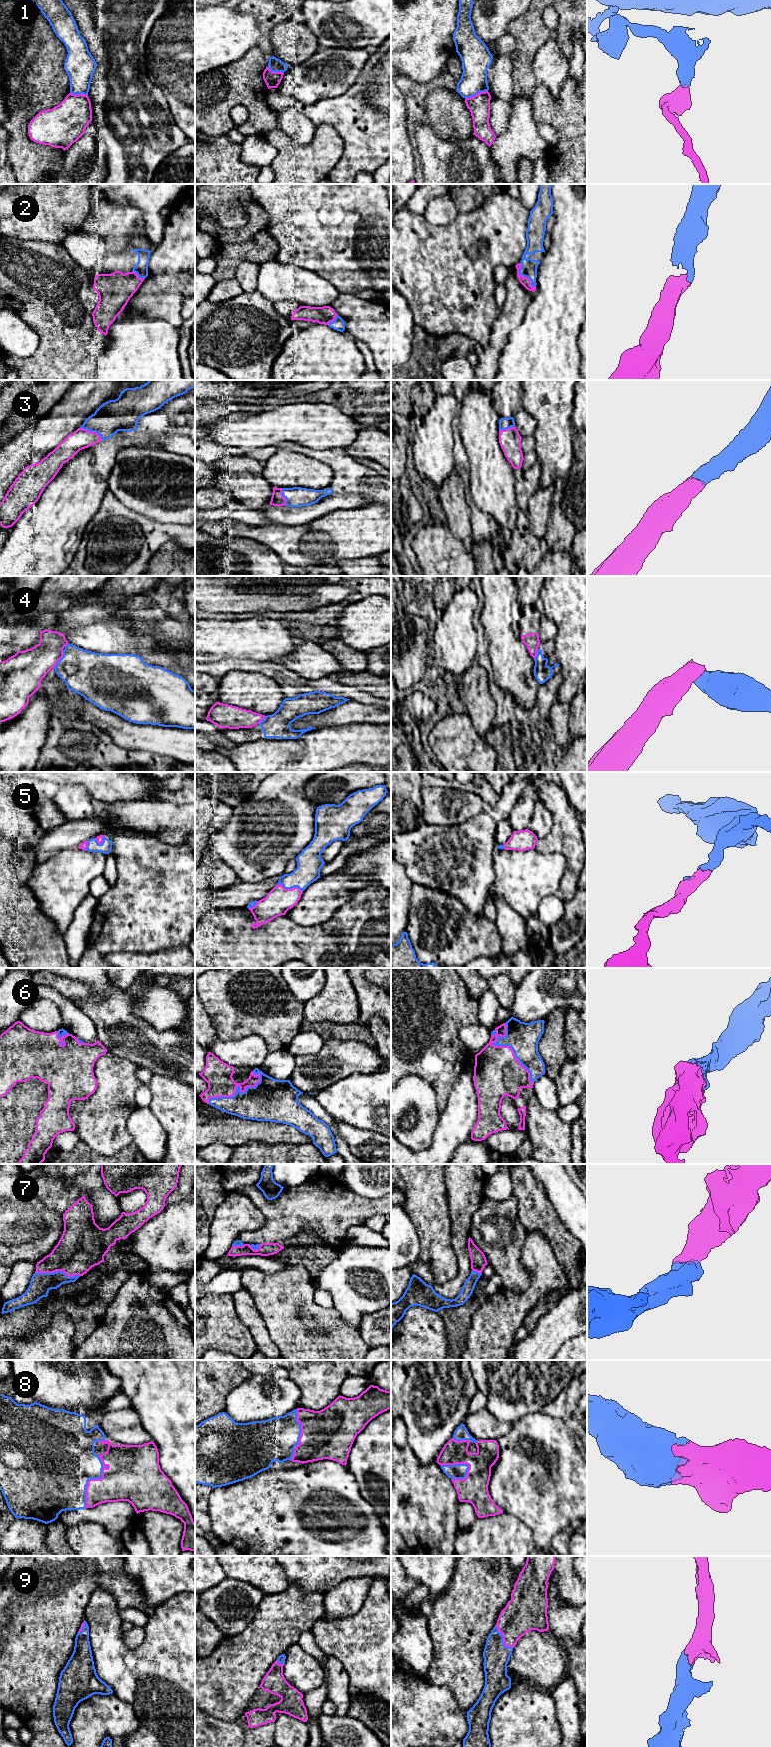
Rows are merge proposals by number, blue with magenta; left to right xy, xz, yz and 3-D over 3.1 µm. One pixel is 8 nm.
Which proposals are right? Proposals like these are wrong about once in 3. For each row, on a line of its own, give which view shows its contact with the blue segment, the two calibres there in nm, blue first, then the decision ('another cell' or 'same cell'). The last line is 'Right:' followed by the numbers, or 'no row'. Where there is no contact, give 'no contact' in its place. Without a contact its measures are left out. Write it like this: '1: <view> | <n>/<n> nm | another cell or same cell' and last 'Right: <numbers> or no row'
1: yz | 220/180 nm | another cell
2: yz | 130/70 nm | same cell
3: xy | 260/160 nm | same cell
4: xy | 360/280 nm | another cell
5: xz | 190/220 nm | same cell
6: xz | 300/220 nm | same cell
7: xy | 170/360 nm | same cell
8: xy | 480/320 nm | same cell
9: yz | 220/280 nm | same cell
Right: 2, 3, 5, 6, 7, 8, 9

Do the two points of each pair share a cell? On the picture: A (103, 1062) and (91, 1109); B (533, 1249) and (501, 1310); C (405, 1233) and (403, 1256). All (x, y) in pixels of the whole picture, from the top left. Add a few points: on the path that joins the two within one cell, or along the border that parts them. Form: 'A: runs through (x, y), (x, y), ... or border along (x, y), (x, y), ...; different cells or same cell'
A: runs through (103, 1074), (103, 1097); same cell
B: runs through (536, 1267), (536, 1287), (519, 1304); same cell
C: runs through (403, 1239), (403, 1250); same cell

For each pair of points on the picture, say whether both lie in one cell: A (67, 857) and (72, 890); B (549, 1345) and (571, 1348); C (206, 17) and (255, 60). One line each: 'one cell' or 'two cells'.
A: one cell
B: two cells
C: two cells

